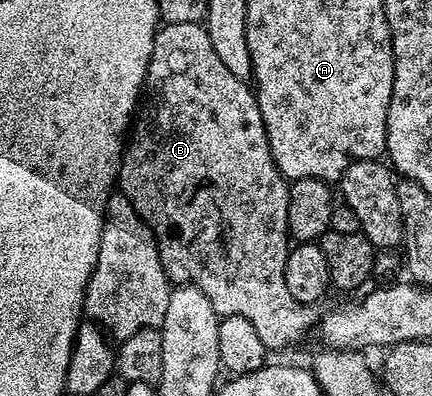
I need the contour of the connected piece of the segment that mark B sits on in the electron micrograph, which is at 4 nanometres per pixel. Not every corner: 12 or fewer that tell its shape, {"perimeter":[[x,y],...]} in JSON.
{"perimeter":[[202,22],[154,38],[117,189],[267,351],[290,182]]}

